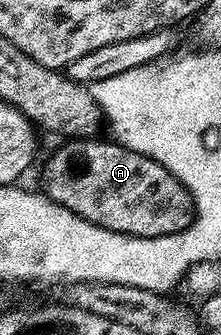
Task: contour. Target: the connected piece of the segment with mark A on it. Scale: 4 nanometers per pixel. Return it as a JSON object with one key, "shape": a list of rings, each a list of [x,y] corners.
{"shape":[[[69,138],[67,141],[61,142],[64,144],[45,161],[44,172],[40,175],[41,185],[39,184],[39,186],[42,188],[44,196],[50,201],[70,209],[70,213],[74,213],[94,225],[117,231],[123,235],[162,237],[170,233],[185,231],[192,223],[194,214],[192,194],[186,188],[177,186],[175,188],[176,203],[172,203],[171,193],[164,191],[166,172],[162,165],[158,165],[158,161],[154,161],[142,153],[134,153],[134,149],[126,149],[111,138],[100,138]]]}

